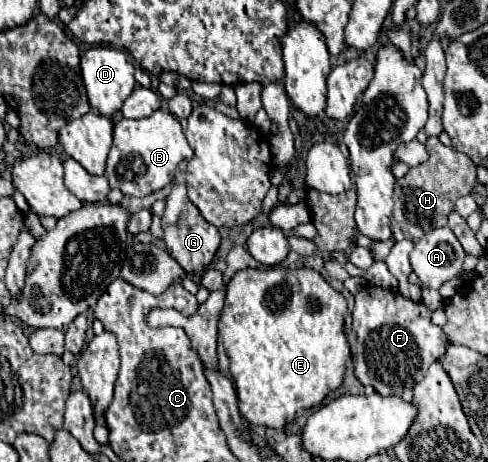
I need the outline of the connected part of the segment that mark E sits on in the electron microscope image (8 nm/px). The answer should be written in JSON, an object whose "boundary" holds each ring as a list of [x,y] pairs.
{"boundary":[[[276,266],[267,269],[248,268],[234,273],[234,277],[230,279],[228,289],[226,289],[226,305],[224,305],[220,323],[218,323],[218,363],[220,363],[220,371],[224,371],[224,375],[234,379],[238,409],[250,425],[264,425],[264,427],[272,427],[272,429],[282,429],[284,425],[294,421],[294,417],[300,409],[312,409],[312,407],[320,405],[322,399],[330,391],[340,387],[344,371],[346,371],[347,359],[351,359],[349,343],[344,335],[344,313],[346,313],[346,299],[338,291],[334,291],[324,281],[324,277],[314,269],[306,267],[284,269],[284,267]]]}

